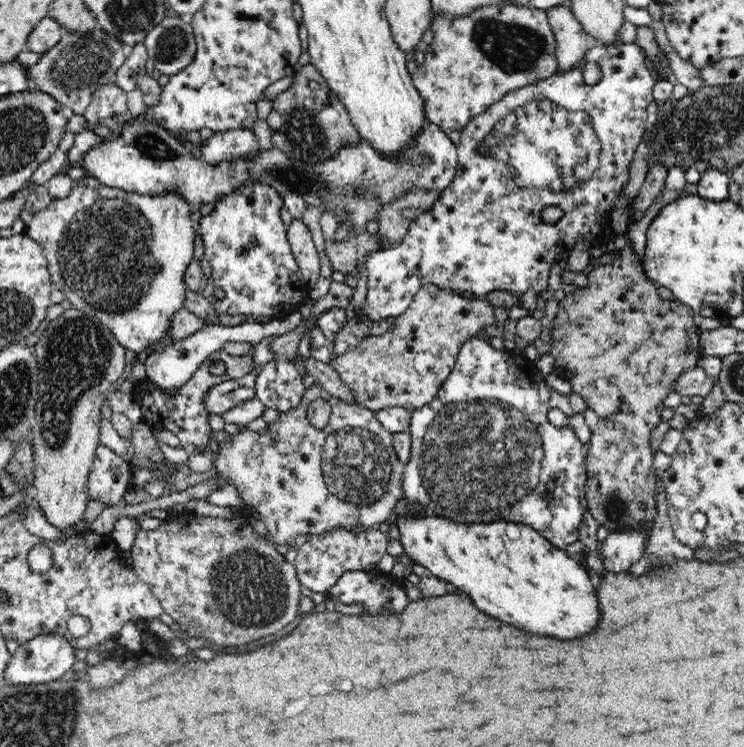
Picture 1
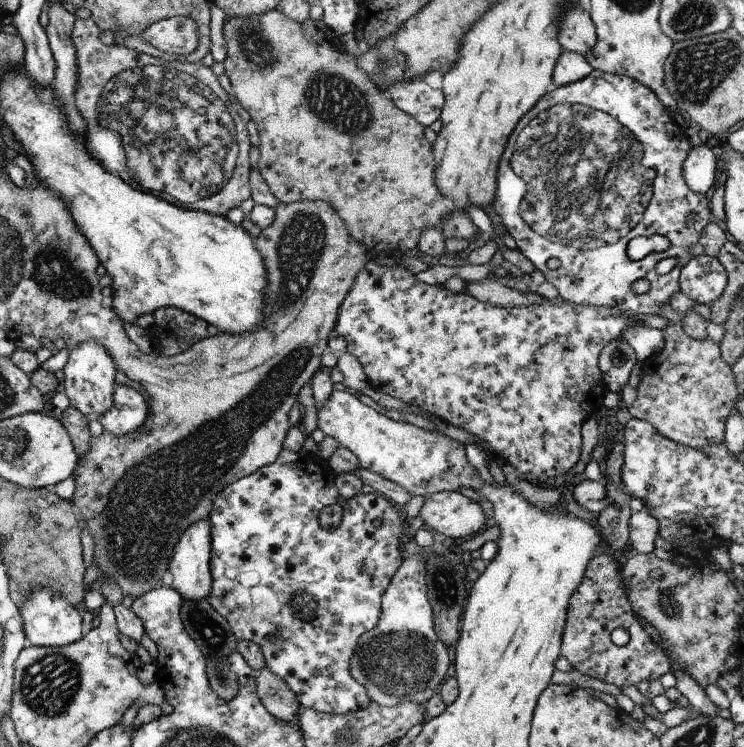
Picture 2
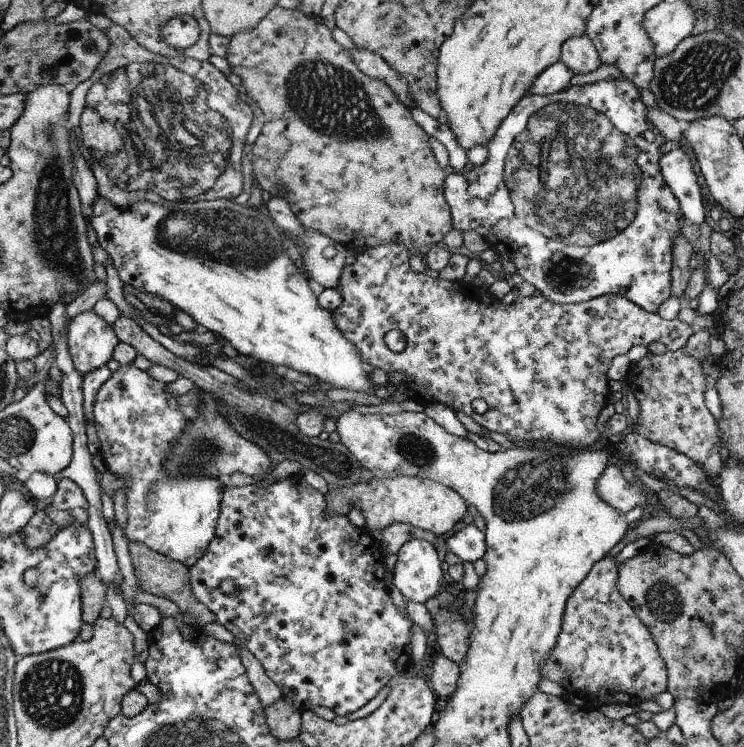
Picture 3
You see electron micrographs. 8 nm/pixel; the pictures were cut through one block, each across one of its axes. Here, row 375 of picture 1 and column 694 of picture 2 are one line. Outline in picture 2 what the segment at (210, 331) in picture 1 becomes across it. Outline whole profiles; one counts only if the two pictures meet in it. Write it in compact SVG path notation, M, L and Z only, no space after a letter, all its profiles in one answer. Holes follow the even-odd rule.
M704 142L692 147L688 158L684 160L684 180L692 192L709 195L715 188L716 156L712 142Z

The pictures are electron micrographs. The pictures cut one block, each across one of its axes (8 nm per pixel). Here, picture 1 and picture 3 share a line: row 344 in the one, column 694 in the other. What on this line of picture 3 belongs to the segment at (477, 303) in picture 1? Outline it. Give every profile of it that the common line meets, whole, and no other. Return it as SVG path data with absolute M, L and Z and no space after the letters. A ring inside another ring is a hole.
M679 348L656 355L648 352L640 361L631 363L628 382L635 394L640 413L634 430L652 442L669 446L691 458L709 478L723 469L717 420L705 403L708 390L703 363Z

